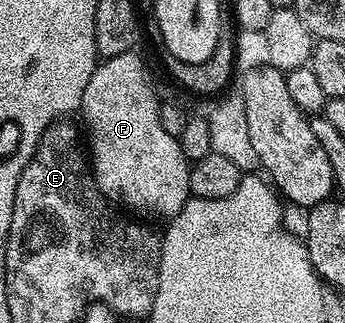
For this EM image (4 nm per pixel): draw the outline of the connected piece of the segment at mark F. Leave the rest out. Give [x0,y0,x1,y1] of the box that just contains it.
[81,52,192,220]

